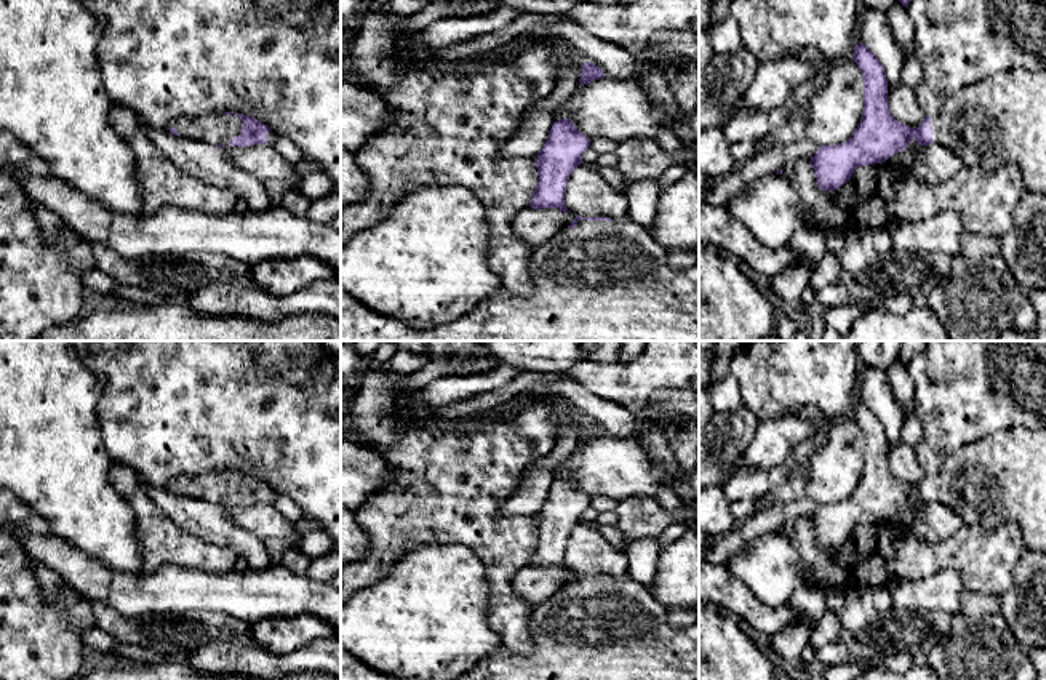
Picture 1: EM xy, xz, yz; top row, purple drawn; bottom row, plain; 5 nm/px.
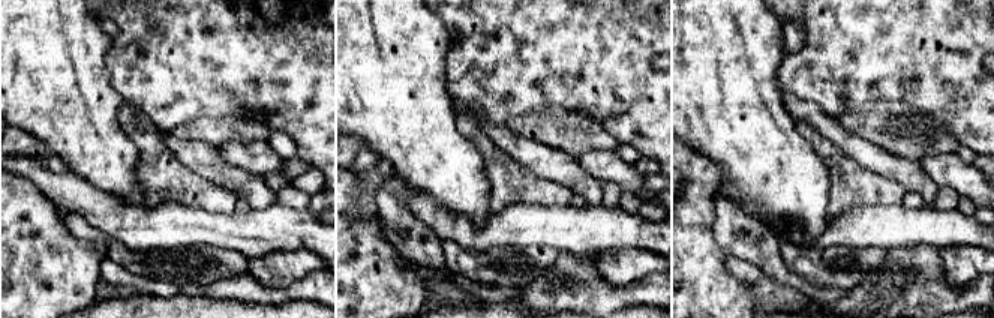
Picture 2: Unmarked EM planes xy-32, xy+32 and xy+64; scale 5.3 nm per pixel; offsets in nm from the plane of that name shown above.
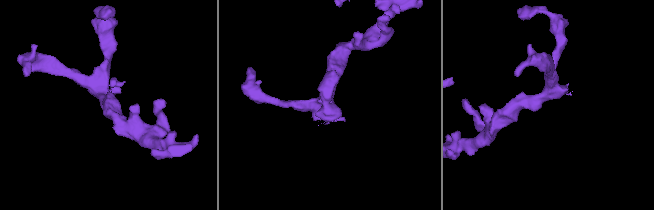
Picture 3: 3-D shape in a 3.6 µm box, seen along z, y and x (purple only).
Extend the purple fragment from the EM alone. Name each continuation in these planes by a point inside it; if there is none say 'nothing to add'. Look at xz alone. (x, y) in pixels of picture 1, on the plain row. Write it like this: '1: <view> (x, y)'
1: xz (602, 629)

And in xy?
1: xy (219, 487)

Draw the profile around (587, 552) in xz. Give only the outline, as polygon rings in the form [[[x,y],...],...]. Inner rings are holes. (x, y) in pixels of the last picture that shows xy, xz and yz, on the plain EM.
[[[581,522],[569,534],[565,563],[569,571],[582,576],[629,578],[629,562],[624,550],[616,550],[595,525]]]

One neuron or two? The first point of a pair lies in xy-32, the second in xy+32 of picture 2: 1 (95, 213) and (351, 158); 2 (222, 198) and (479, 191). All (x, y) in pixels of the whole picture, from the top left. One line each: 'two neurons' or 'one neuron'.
1: two neurons
2: two neurons

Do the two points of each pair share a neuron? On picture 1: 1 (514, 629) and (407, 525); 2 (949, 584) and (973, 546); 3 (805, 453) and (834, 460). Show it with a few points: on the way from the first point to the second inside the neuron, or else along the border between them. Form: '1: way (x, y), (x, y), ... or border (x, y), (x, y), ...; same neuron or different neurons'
1: way (501, 589), (501, 564), (463, 525), (447, 525); same neuron
2: border (918, 580), (944, 568), (952, 568), (965, 588); different neurons
3: border (819, 440), (811, 461), (803, 469); different neurons

